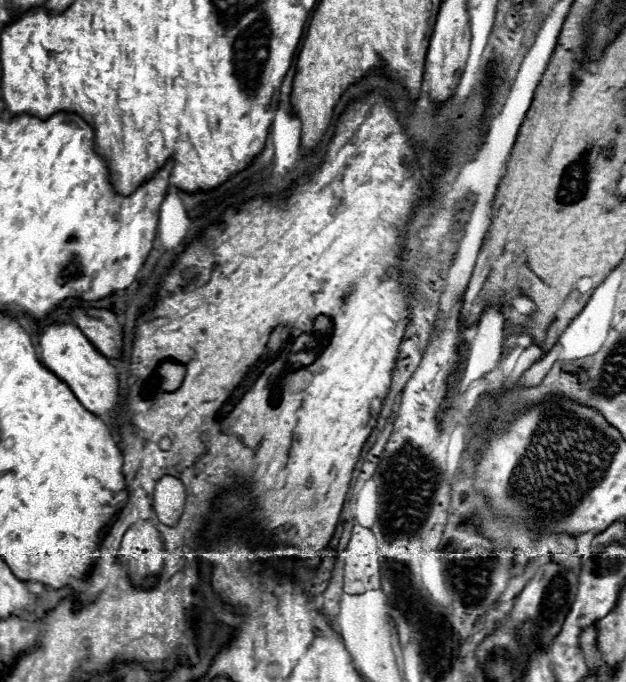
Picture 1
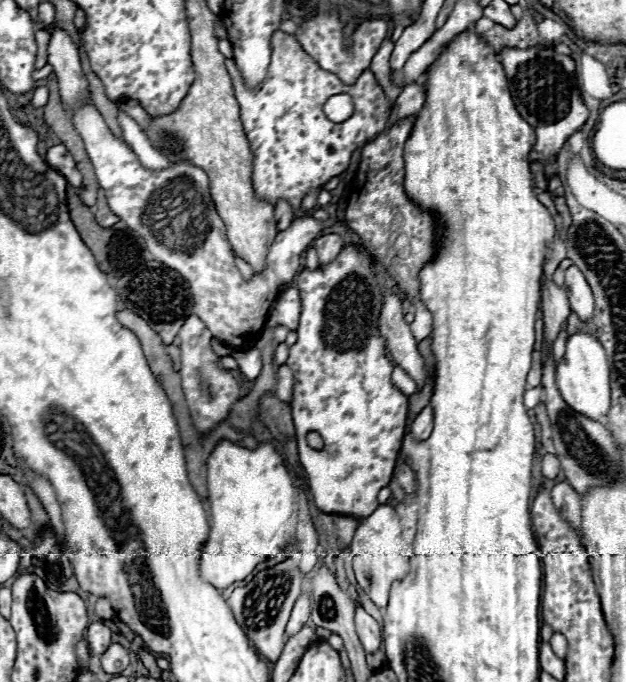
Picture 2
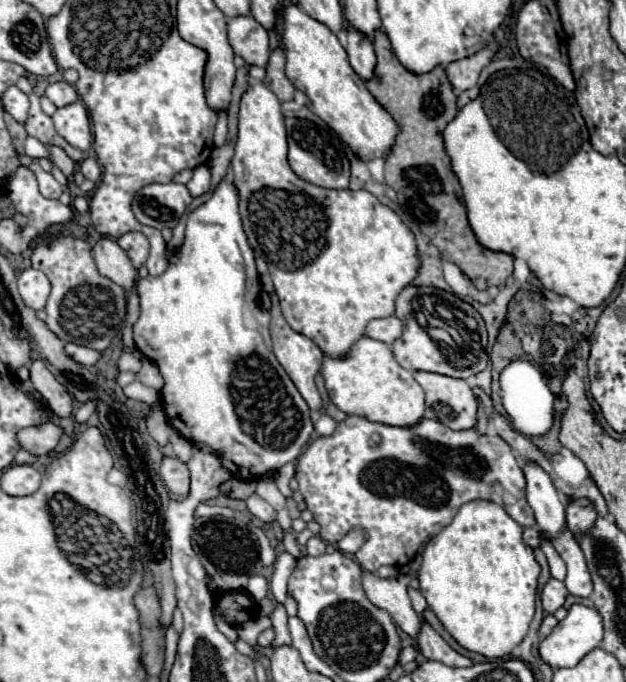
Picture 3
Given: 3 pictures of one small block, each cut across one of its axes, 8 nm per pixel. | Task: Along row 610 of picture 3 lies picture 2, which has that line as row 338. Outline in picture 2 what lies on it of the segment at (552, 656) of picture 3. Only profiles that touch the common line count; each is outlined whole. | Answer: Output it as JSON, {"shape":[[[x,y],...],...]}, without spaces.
{"shape":[[[576,332],[566,342],[566,354],[556,364],[556,384],[570,408],[592,418],[602,420],[610,408],[610,378],[608,378],[608,358],[600,340],[594,334]]]}

